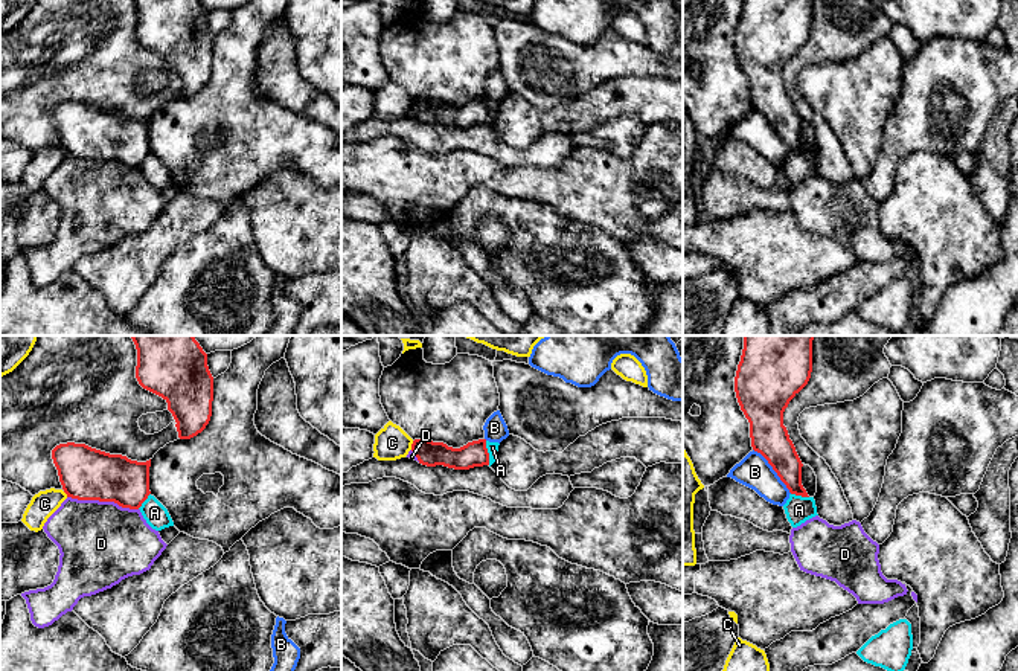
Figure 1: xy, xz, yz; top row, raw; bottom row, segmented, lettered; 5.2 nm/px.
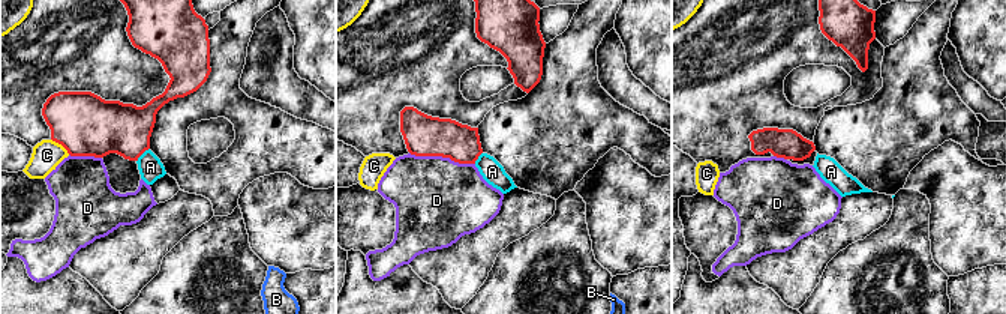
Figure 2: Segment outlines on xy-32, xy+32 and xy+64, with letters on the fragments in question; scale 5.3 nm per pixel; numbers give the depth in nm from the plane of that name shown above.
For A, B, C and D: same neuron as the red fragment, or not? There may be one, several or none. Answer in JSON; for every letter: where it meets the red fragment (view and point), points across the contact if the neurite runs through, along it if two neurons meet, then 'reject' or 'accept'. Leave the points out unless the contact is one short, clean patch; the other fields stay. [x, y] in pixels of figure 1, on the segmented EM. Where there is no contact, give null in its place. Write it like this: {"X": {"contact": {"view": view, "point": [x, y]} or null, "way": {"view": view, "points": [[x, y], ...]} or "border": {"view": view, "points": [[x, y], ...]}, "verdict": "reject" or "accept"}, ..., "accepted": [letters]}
{"A": {"contact": {"view": "xz", "point": [488, 453]}, "border": {"view": "xz", "points": [[485, 441], [489, 464]]}, "verdict": "reject"}, "B": {"contact": {"view": "yz", "point": [773, 468]}, "border": {"view": "yz", "points": [[753, 449], [767, 461], [791, 493]]}, "verdict": "reject"}, "C": {"contact": {"view": "xz", "point": [412, 446]}, "verdict": "reject"}, "D": {"contact": {"view": "xy", "point": [102, 500]}, "border": {"view": "xy", "points": [[67, 496], [113, 500], [122, 507], [137, 510]]}, "verdict": "reject"}, "accepted": []}

